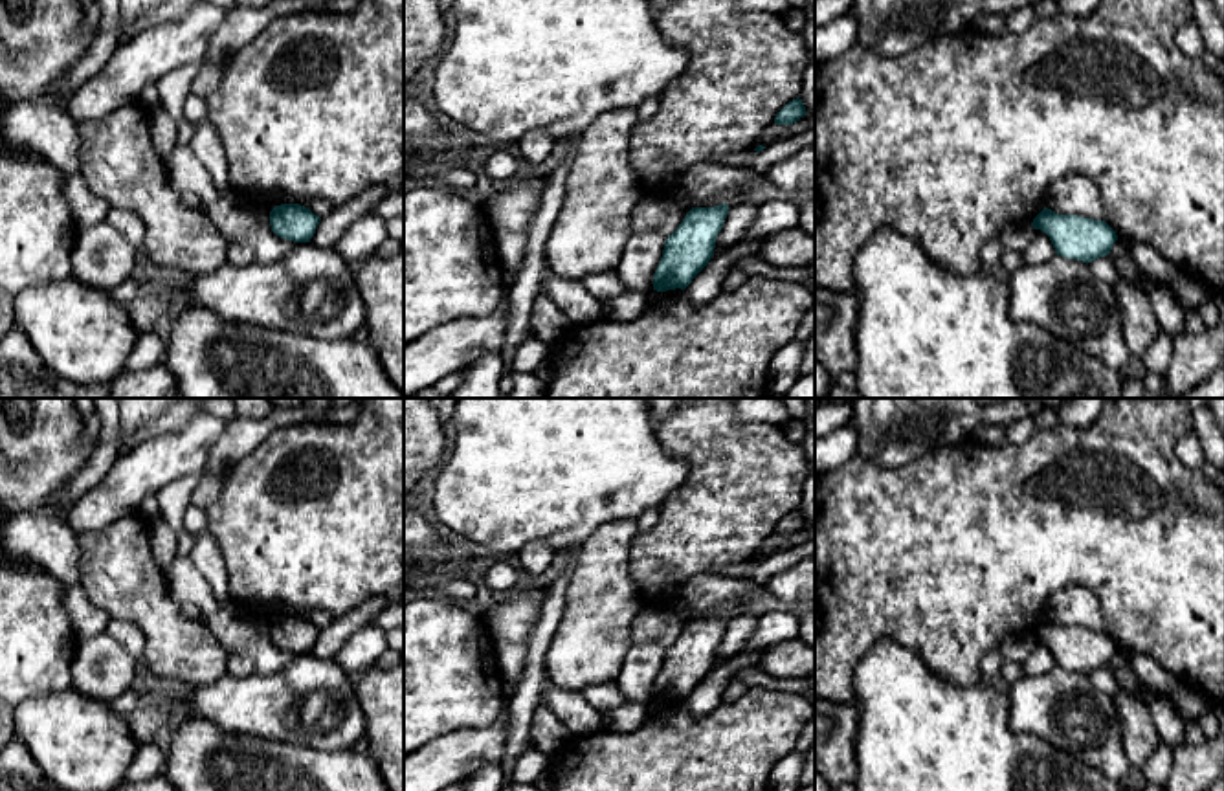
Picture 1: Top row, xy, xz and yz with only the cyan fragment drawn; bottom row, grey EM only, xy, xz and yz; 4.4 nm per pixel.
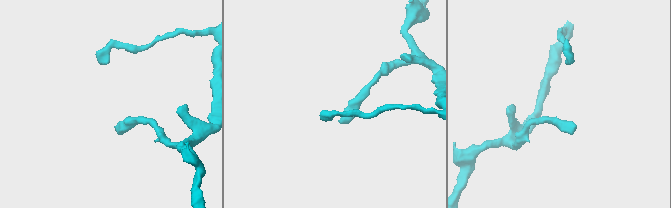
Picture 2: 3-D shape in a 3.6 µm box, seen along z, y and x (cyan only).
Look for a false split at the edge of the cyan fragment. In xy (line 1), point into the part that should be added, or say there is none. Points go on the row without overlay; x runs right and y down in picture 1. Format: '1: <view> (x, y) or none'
1: none

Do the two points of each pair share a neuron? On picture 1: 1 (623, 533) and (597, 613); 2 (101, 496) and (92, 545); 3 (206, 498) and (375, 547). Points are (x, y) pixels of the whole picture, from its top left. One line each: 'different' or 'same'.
1: same
2: different
3: different

